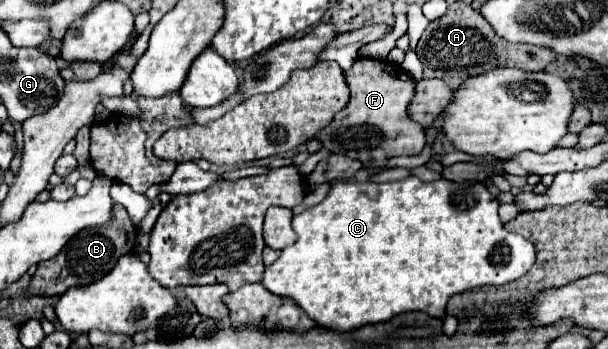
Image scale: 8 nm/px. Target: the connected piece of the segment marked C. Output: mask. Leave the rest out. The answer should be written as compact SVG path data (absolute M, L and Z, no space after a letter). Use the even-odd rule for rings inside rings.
M411 175L411 177L403 179L403 181L381 183L381 185L335 181L331 185L327 197L319 205L315 205L311 211L305 211L305 213L293 217L293 229L299 235L299 239L291 247L285 247L281 251L281 257L273 265L265 267L261 283L271 293L277 293L281 297L291 297L317 325L337 329L337 331L353 331L353 329L359 329L363 325L381 323L381 321L391 319L393 315L405 313L405 311L425 311L431 317L443 317L445 315L445 305L447 305L451 295L463 293L463 291L479 287L479 285L505 285L505 283L515 281L521 275L525 275L531 269L531 265L535 263L535 247L525 237L509 233L503 227L503 221L499 219L497 209L499 209L499 201L487 191L485 183L467 185L467 183L447 181L447 179L437 179L437 181L431 181L431 183L423 183L415 175Z

